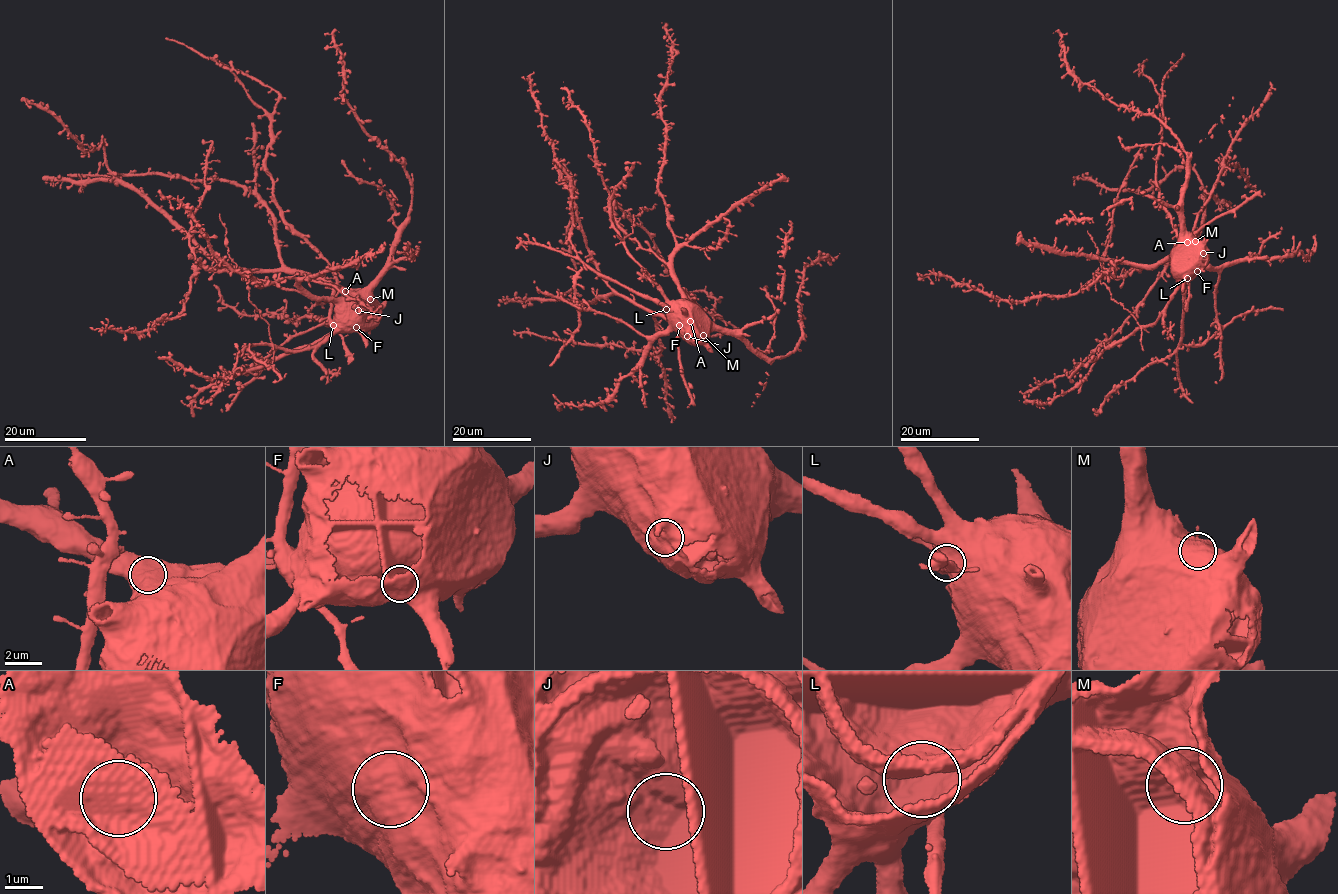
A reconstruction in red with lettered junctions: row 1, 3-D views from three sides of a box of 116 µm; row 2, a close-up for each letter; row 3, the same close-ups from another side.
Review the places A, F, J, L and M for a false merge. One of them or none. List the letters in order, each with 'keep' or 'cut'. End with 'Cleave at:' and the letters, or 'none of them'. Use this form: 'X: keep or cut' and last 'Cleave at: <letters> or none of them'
A: keep
F: keep
J: keep
L: cut
M: keep
Cleave at: L

